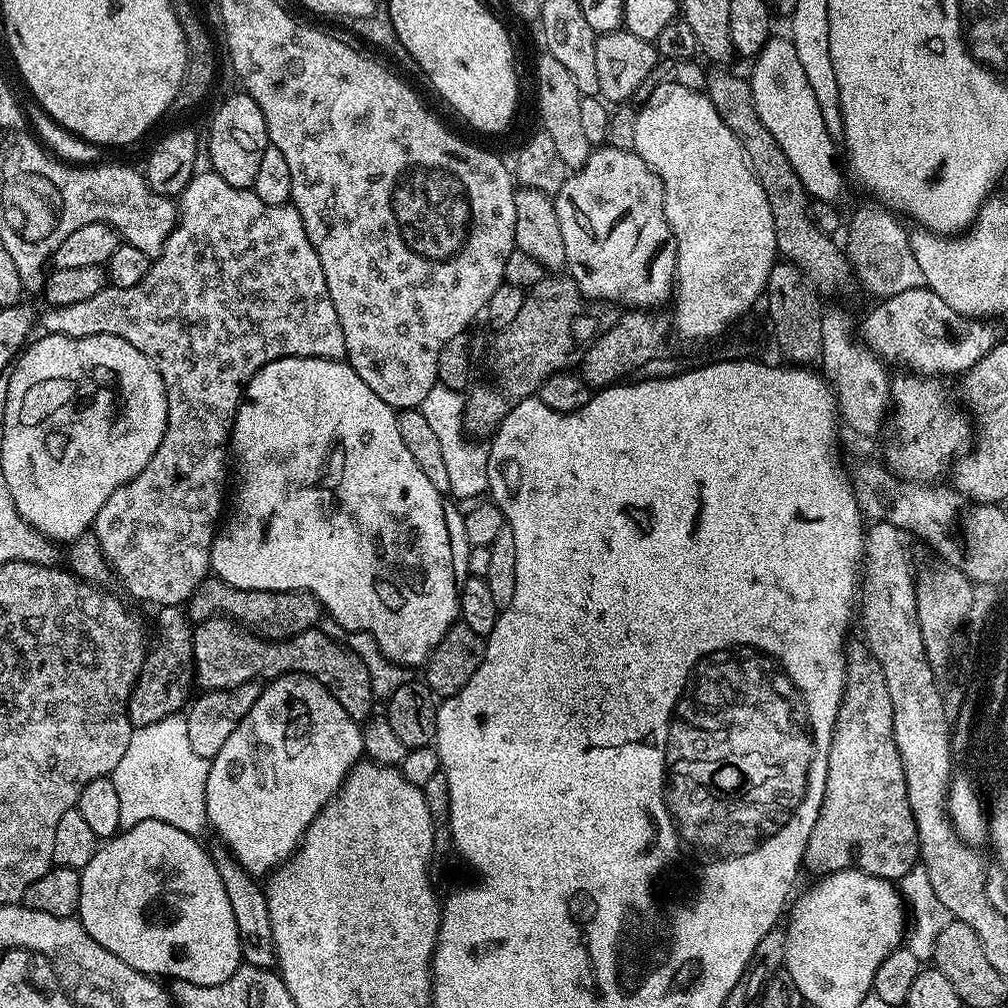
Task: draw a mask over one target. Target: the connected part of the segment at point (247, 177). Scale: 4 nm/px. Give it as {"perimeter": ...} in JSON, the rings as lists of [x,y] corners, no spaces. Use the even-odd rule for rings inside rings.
{"perimeter":[[[237,90],[217,106],[212,125],[208,128],[208,140],[206,136],[211,171],[230,182],[230,186],[251,189],[254,177],[258,174],[258,166],[262,163],[262,154],[266,154],[268,147],[266,118],[262,118],[258,102],[254,102],[247,92]]]}

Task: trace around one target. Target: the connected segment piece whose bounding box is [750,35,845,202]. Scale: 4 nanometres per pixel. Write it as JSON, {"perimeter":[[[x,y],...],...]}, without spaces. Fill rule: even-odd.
{"perimeter":[[[773,35],[754,57],[753,64],[756,65],[752,68],[750,83],[758,118],[766,122],[766,130],[774,134],[774,142],[778,142],[782,154],[790,158],[790,166],[794,166],[794,174],[802,178],[802,186],[809,197],[813,201],[838,201],[844,192],[845,176],[841,161],[840,164],[836,161],[838,144],[826,130],[826,122],[822,122],[822,110],[818,110],[810,82],[806,82],[802,62],[798,62],[798,50],[794,50],[791,39]]]}

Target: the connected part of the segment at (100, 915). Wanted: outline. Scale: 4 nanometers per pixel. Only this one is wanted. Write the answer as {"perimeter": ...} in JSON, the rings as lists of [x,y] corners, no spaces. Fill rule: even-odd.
{"perimeter":[[[147,820],[138,822],[134,826],[125,828],[116,833],[115,836],[105,839],[99,845],[90,858],[90,862],[79,869],[80,873],[80,910],[78,919],[86,934],[98,942],[98,946],[106,946],[110,954],[118,954],[126,966],[134,966],[142,974],[153,978],[165,978],[172,976],[173,981],[185,980],[191,984],[202,986],[218,986],[218,982],[226,982],[238,970],[242,963],[240,958],[240,943],[238,942],[238,925],[234,922],[234,909],[230,906],[230,897],[226,894],[226,886],[222,886],[222,878],[218,878],[216,864],[212,860],[212,853],[206,847],[200,845],[201,841],[195,836],[186,834],[186,830],[178,830],[178,826],[170,826],[170,822],[158,822]]]}

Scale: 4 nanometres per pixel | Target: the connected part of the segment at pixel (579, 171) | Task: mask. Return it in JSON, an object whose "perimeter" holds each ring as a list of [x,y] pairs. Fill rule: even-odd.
{"perimeter":[[[600,146],[593,150],[586,158],[583,168],[577,168],[569,175],[567,182],[554,194],[556,213],[558,214],[558,226],[562,226],[562,242],[566,246],[566,272],[572,277],[578,286],[580,295],[592,302],[607,302],[612,306],[628,304],[632,310],[656,310],[660,304],[669,303],[674,292],[676,282],[676,240],[672,237],[670,226],[664,217],[664,191],[662,182],[642,162],[642,158],[634,150],[627,148],[613,148],[611,146]]]}

